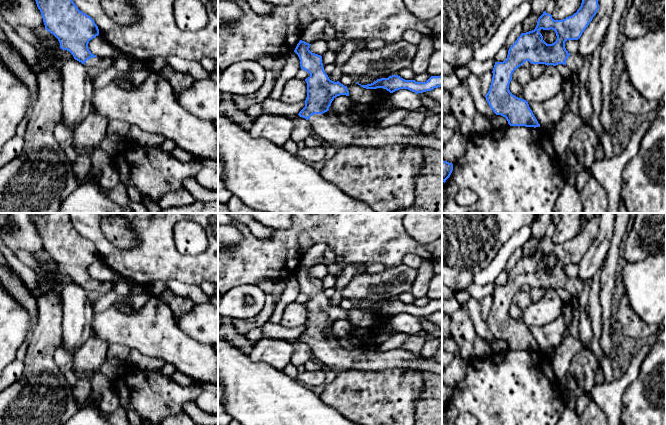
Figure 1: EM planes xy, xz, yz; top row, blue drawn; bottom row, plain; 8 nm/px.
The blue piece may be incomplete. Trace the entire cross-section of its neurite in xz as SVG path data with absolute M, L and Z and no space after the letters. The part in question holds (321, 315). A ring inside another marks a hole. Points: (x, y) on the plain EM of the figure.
M300 264L294 274L300 283L301 293L310 298L305 303L307 307L305 331L298 339L310 346L316 360L338 373L350 370L381 372L406 368L442 375L442 363L403 348L386 352L369 351L363 348L344 349L339 341L329 334L329 331L337 320L349 320L347 310L329 303L324 295L322 280L312 277L309 274L310 269Z

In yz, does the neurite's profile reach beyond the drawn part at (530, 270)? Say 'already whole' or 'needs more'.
needs more

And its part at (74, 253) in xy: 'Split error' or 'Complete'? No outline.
Split error

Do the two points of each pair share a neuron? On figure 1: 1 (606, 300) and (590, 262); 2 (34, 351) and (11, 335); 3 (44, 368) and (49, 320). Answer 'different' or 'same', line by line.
1: different
2: different
3: same

